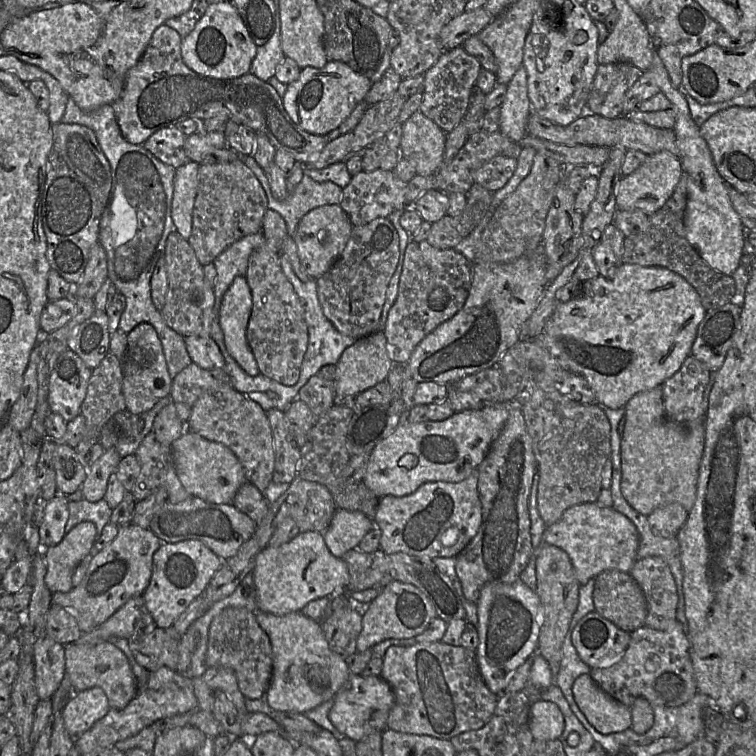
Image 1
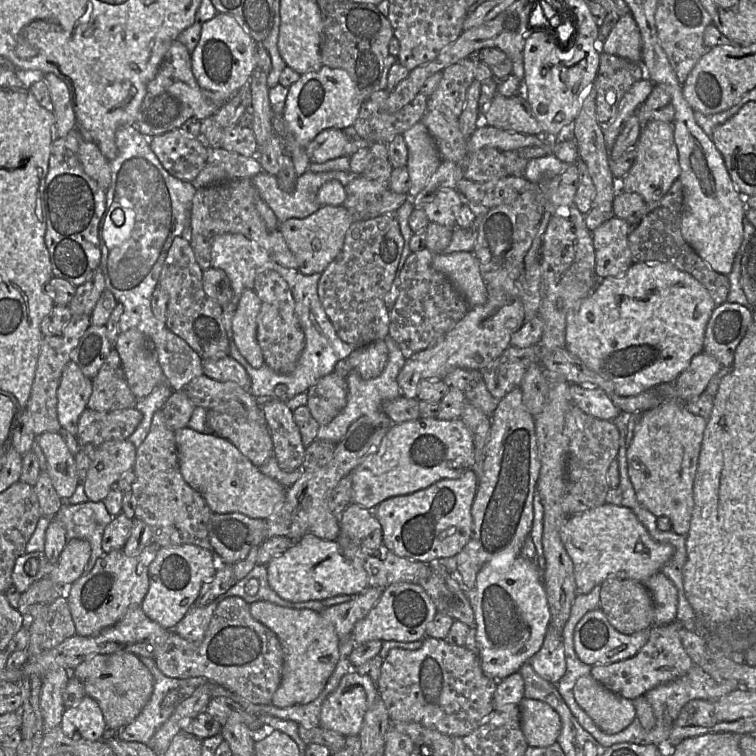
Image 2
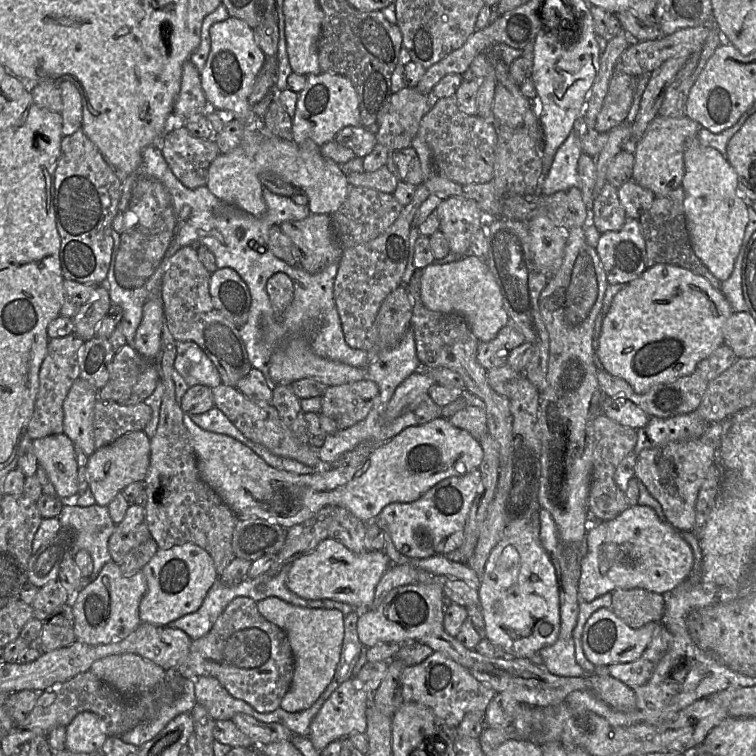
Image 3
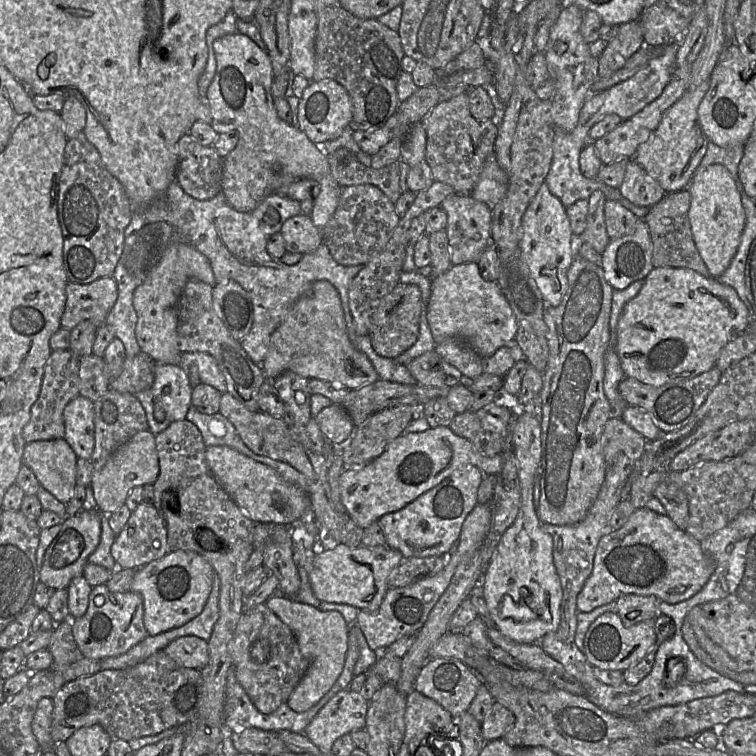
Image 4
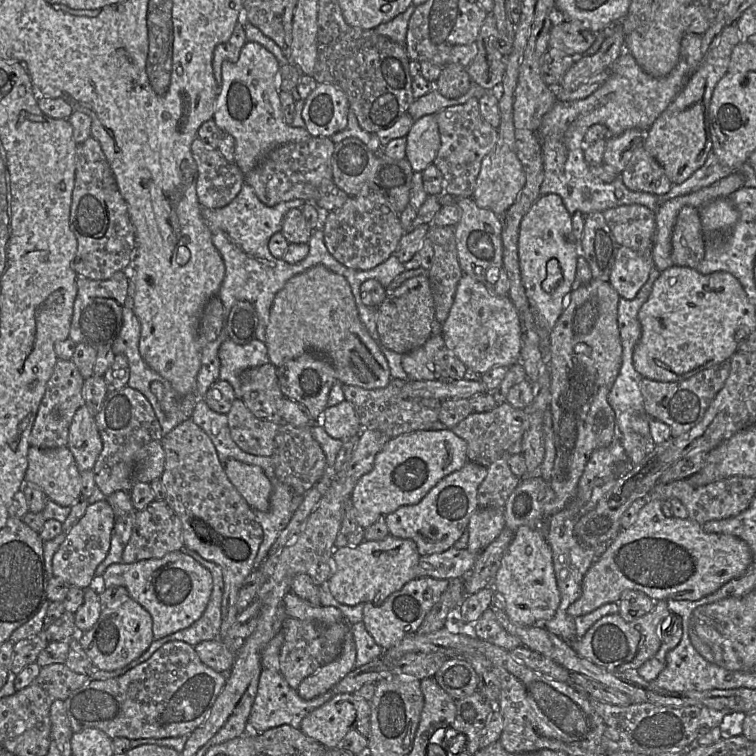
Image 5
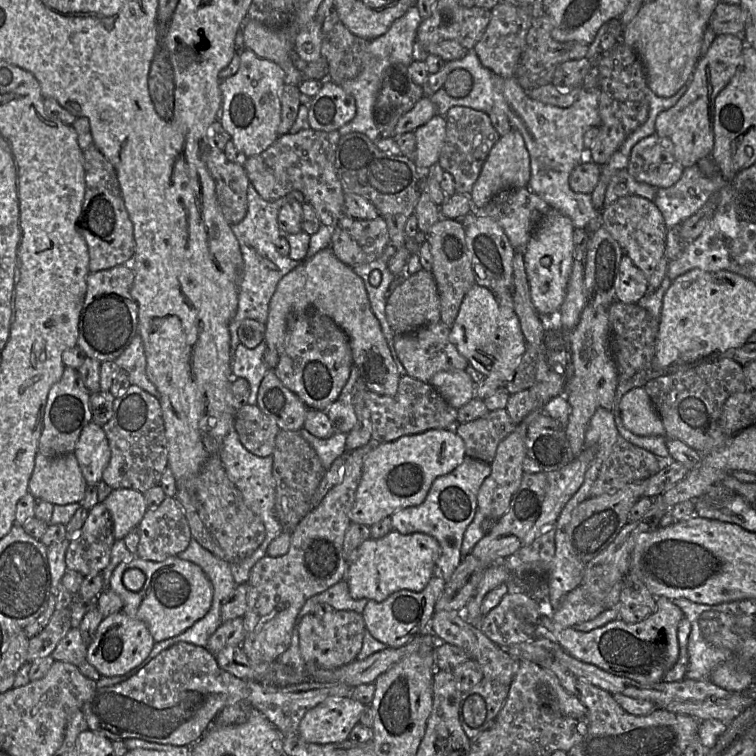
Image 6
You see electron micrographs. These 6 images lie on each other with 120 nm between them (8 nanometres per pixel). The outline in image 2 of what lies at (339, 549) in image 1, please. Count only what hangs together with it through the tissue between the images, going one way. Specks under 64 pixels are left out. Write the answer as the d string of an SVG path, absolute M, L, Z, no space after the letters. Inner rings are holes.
M350 503L339 517L340 535L352 541L362 540L374 531L380 531L381 525L375 516L375 509L369 511L355 503Z

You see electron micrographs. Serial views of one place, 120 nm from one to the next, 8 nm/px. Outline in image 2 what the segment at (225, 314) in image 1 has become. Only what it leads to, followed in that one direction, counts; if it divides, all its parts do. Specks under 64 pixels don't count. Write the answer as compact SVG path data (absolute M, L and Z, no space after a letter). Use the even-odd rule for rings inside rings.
M246 289L240 296L231 320L231 339L240 354L255 369L264 365L262 350L256 336L260 308L261 301L254 289Z

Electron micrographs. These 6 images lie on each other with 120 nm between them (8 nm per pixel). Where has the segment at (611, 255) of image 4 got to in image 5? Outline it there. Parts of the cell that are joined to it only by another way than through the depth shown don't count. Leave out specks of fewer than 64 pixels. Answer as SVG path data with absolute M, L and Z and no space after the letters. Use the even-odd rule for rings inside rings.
M620 246L609 282L620 297L631 300L647 282L653 269L657 268L652 257L644 257L628 247Z

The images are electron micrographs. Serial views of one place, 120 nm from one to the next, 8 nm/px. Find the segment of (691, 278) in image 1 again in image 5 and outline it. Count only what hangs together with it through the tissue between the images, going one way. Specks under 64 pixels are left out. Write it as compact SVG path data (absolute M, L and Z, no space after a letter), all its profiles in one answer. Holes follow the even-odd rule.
M686 205L678 213L672 233L673 265L696 268L705 255L705 234L699 210Z

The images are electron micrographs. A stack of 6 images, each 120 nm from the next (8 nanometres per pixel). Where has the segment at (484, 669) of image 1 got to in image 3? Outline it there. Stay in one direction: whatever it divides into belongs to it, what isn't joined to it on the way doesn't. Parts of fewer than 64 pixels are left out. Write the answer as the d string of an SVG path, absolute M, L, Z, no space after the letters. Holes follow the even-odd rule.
M531 523L516 535L502 538L491 550L485 563L478 594L485 622L485 637L501 647L507 657L531 659L542 648L556 641L560 629L558 576L540 536L535 536Z

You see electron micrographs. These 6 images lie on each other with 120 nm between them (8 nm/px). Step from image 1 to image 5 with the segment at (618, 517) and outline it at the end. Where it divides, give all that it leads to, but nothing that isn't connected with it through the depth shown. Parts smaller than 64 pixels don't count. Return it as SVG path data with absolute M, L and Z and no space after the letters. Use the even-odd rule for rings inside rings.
M648 498L634 524L622 529L591 565L582 581L582 594L570 605L568 614L572 617L582 616L605 604L618 603L626 590L644 592L654 601L697 601L716 592L730 580L741 577L751 562L752 553L745 541L728 534L706 533L700 524L689 518L666 517L662 511L662 500Z

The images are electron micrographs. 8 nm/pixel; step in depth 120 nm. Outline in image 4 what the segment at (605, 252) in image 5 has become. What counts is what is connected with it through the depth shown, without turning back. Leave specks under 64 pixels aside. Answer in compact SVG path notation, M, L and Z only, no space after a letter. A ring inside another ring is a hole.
M594 191L588 198L588 213L586 228L579 236L583 242L588 243L602 255L611 241L606 229L604 205L606 198L602 191Z

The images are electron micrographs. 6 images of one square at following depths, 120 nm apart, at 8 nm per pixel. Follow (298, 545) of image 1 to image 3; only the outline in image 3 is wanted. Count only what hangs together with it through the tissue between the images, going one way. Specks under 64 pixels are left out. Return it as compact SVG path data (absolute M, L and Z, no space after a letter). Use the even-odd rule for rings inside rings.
M326 538L311 552L294 560L289 567L286 585L290 591L308 600L332 599L364 611L372 607L375 588L391 566L383 550L354 553L340 542Z

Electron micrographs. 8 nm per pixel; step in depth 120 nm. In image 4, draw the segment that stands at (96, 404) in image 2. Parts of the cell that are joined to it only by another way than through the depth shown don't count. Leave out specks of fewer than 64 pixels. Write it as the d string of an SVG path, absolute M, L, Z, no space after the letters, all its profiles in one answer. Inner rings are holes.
M144 352L126 357L121 374L109 382L109 389L133 395L150 389L154 382L154 363L156 362Z

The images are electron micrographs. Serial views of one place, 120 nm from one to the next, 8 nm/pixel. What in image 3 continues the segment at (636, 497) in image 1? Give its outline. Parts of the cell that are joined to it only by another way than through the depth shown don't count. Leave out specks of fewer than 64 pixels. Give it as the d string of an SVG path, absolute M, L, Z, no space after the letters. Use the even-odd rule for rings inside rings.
M707 439L675 442L639 452L635 476L659 502L667 522L678 532L691 532L696 522L696 501L709 468L717 462L717 448Z

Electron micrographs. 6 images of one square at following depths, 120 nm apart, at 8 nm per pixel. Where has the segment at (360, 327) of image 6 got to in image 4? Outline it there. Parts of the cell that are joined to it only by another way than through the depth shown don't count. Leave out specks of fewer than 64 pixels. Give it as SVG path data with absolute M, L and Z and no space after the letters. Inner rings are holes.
M327 280L313 283L310 293L301 297L292 306L286 319L272 333L266 356L260 365L267 380L274 381L285 371L292 371L304 378L340 383L349 390L359 389L374 383L379 376L369 358L352 344L345 321L344 310L337 289Z

